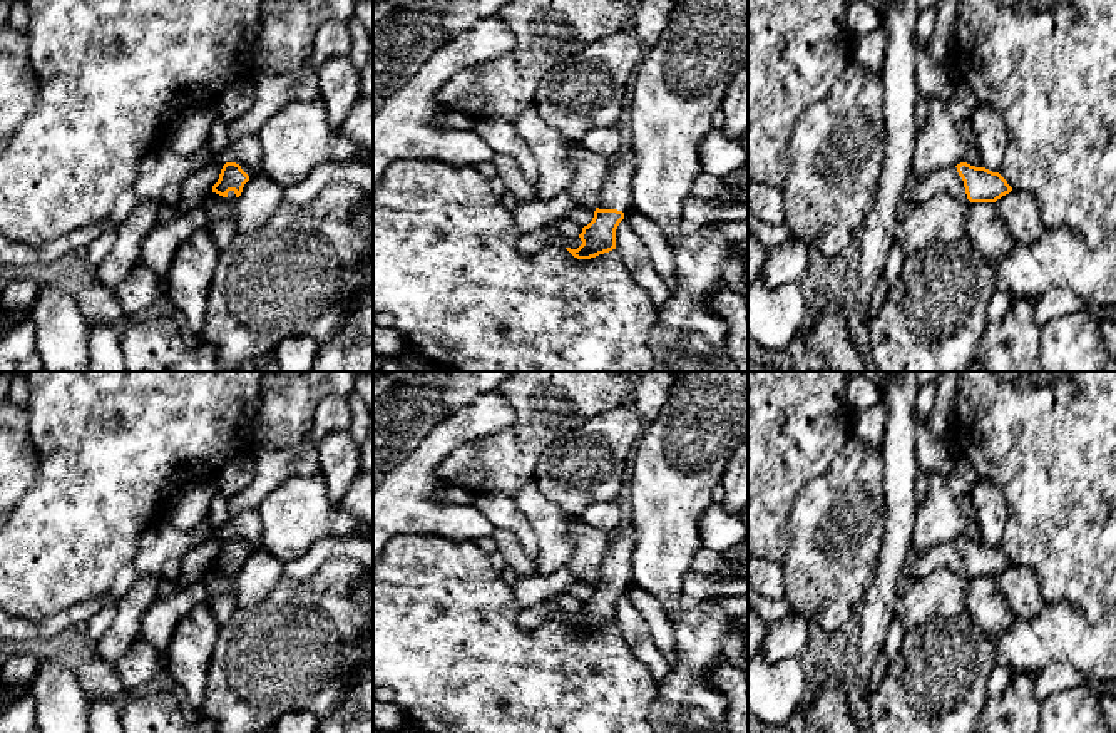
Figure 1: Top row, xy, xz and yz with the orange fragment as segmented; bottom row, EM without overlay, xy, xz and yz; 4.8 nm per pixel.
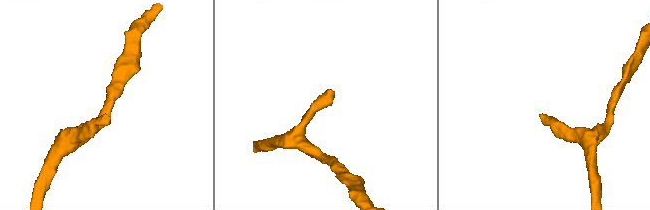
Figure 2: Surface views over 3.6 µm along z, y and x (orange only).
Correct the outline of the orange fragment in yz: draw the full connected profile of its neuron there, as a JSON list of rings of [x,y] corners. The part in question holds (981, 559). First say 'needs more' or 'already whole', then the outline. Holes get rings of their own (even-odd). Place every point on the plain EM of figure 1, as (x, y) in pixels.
needs more; [[[960,537],[922,552],[910,552],[904,574],[914,581],[937,569],[950,569],[970,577],[996,577],[1011,566],[999,547]]]

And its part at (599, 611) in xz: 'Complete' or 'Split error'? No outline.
Split error

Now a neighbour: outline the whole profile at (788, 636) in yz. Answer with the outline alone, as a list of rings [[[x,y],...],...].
[[[788,614],[771,621],[760,651],[770,663],[800,658],[810,643],[810,621],[800,614]]]

